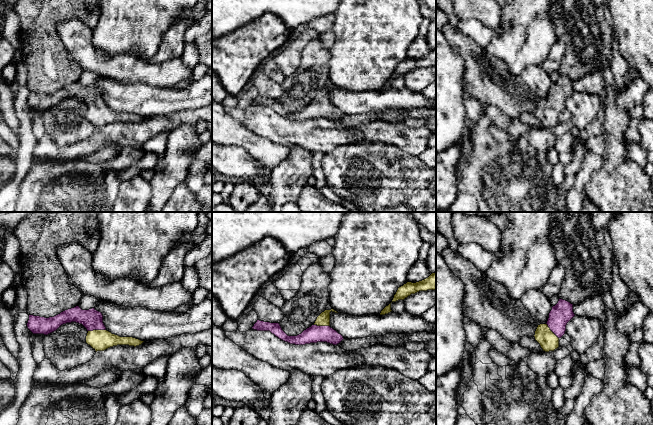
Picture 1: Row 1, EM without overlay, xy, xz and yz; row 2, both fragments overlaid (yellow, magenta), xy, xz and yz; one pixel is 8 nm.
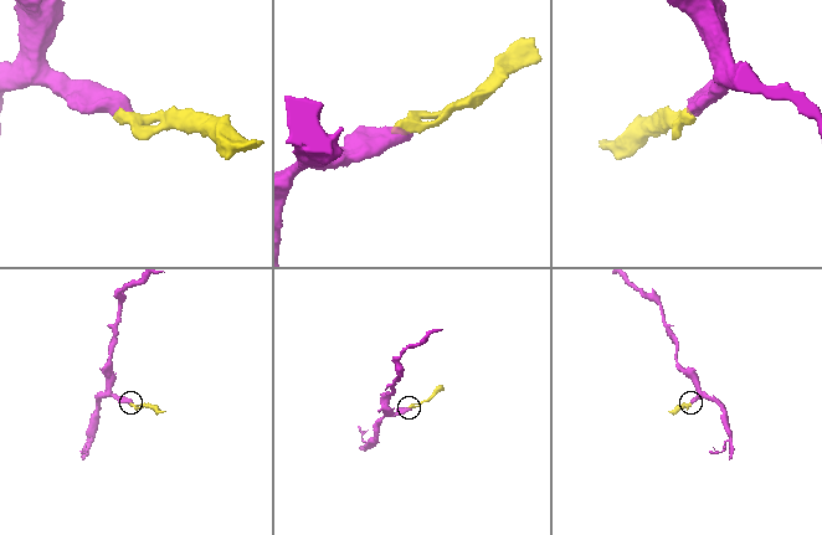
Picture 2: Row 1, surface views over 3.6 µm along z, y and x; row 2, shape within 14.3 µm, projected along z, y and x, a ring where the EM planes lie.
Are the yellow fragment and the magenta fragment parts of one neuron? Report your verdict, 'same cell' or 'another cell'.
same cell

